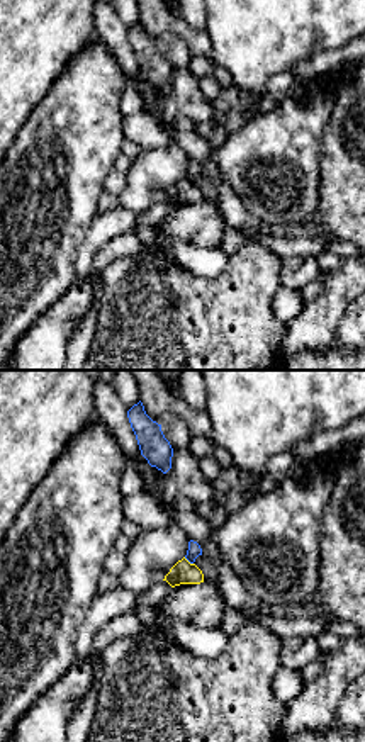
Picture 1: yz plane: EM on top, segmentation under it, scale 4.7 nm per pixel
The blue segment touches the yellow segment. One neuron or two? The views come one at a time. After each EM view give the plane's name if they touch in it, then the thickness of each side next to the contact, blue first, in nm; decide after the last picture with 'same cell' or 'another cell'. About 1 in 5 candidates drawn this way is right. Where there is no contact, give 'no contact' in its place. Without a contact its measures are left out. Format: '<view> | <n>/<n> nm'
yz | 70/110 nm

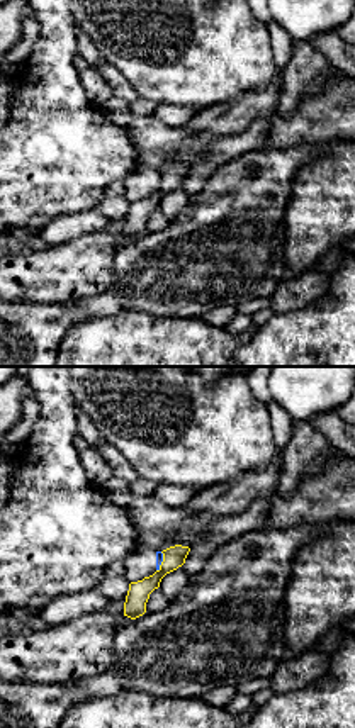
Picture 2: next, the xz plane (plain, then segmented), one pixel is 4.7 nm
xz | 30/110 nm

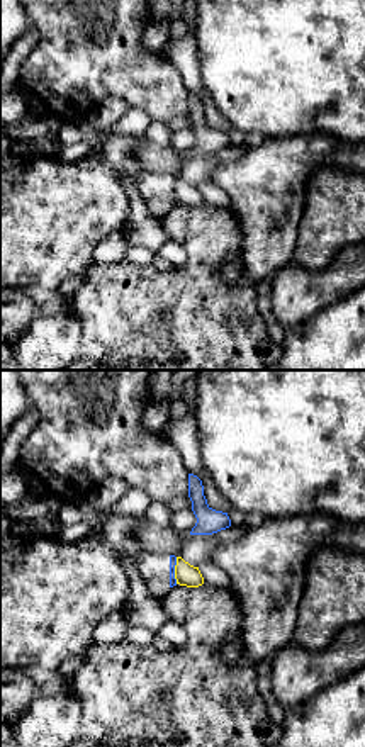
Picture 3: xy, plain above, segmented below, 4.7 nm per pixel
xy | 30/110 nm

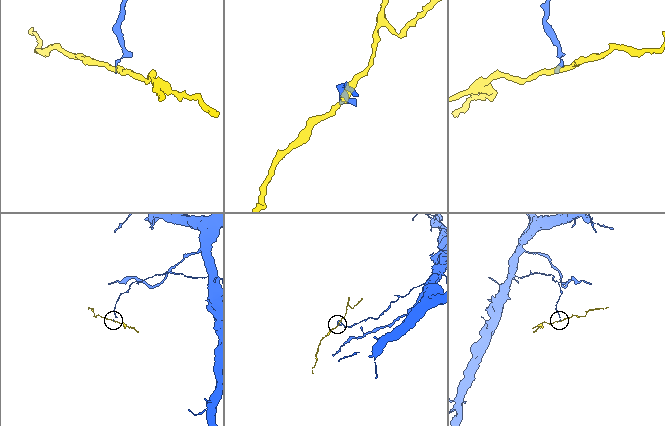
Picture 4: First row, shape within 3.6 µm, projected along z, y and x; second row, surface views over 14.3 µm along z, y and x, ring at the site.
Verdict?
another cell

